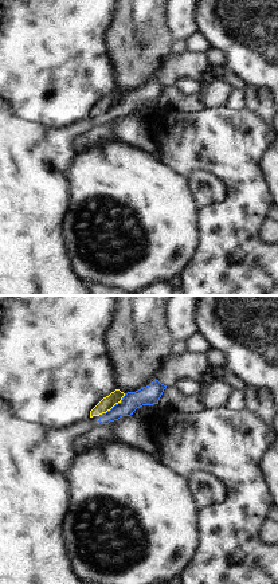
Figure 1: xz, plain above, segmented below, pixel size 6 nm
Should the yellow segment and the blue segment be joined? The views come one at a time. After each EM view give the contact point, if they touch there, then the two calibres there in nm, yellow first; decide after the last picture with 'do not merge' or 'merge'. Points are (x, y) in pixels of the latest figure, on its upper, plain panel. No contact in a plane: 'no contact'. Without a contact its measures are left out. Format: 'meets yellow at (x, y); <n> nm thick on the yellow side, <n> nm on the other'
meets yellow at (116, 102); 80 nm thick on the yellow side, 120 nm on the other

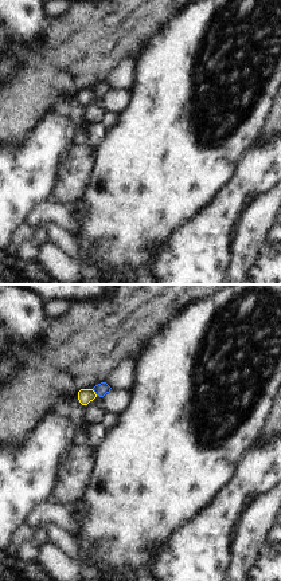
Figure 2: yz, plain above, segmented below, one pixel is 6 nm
meets yellow at (94, 91); 90 nm thick on the yellow side, 80 nm on the other

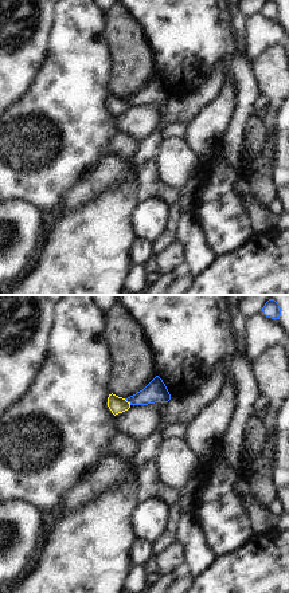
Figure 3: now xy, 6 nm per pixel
meets yellow at (127, 101); 100 nm thick on the yellow side, 130 nm on the other

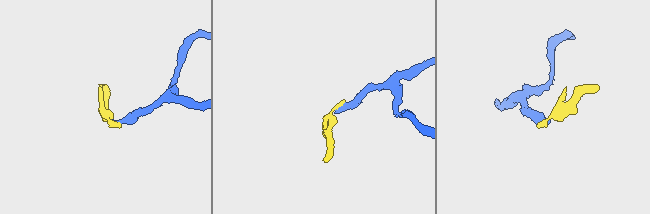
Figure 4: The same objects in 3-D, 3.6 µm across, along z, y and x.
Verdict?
do not merge

